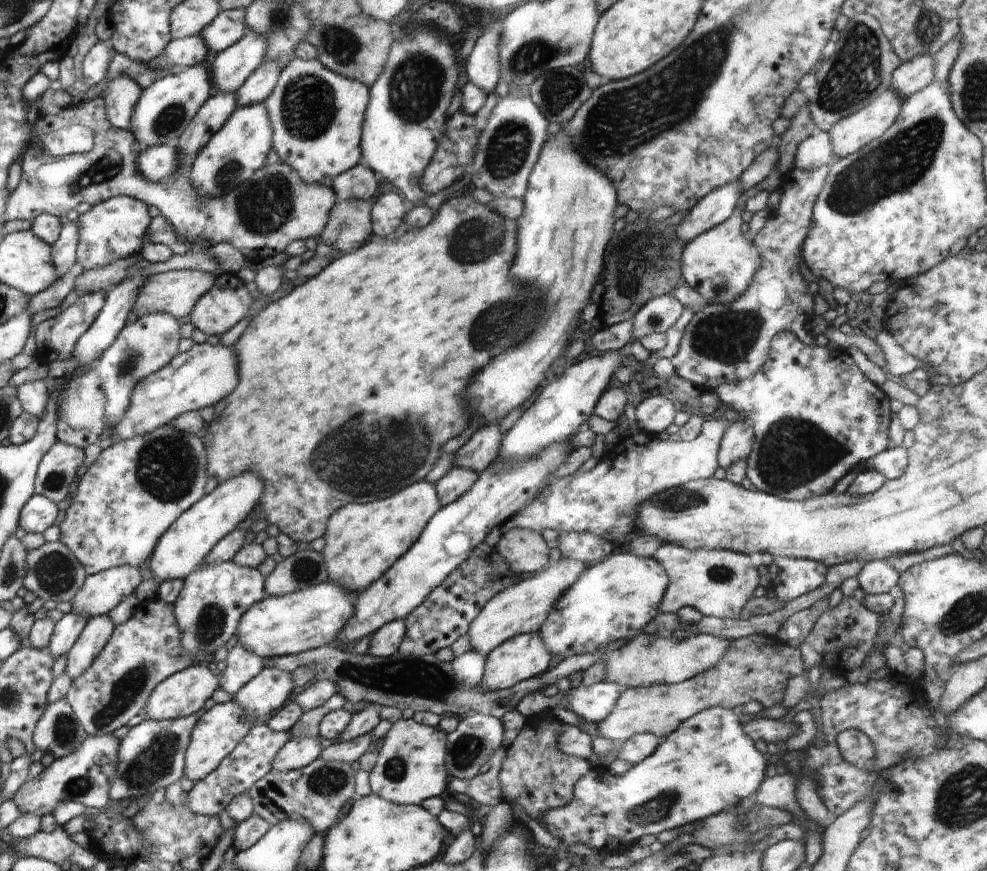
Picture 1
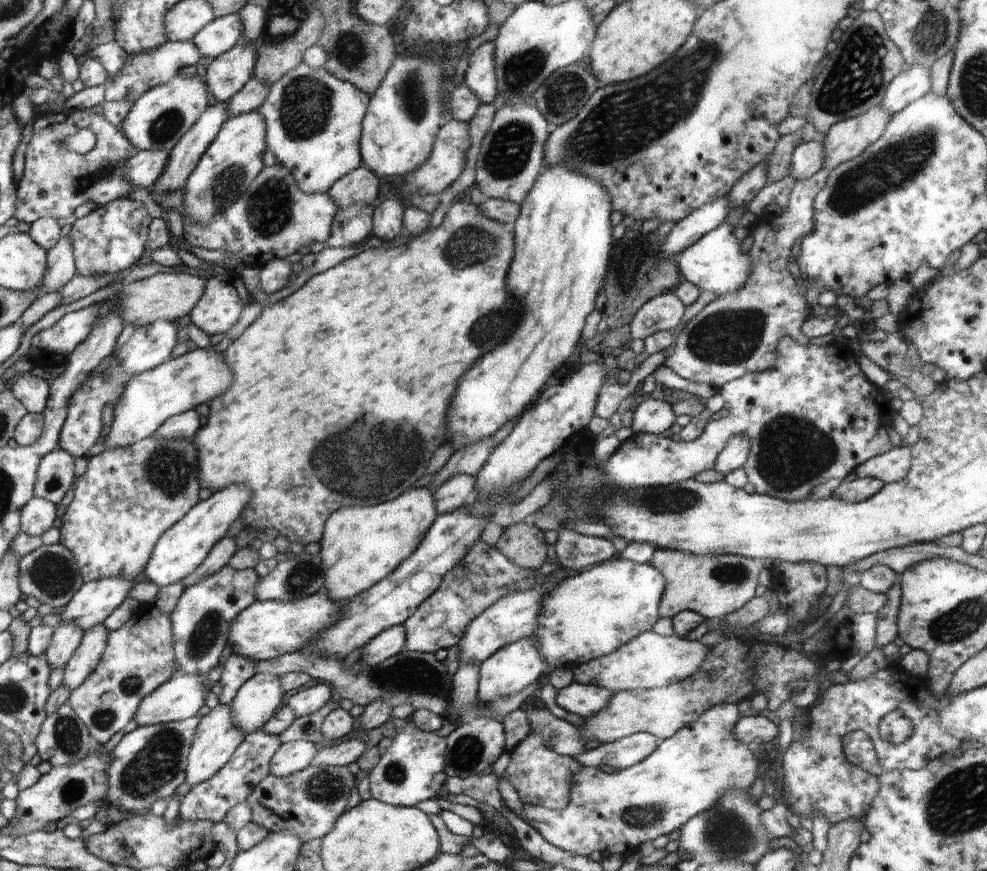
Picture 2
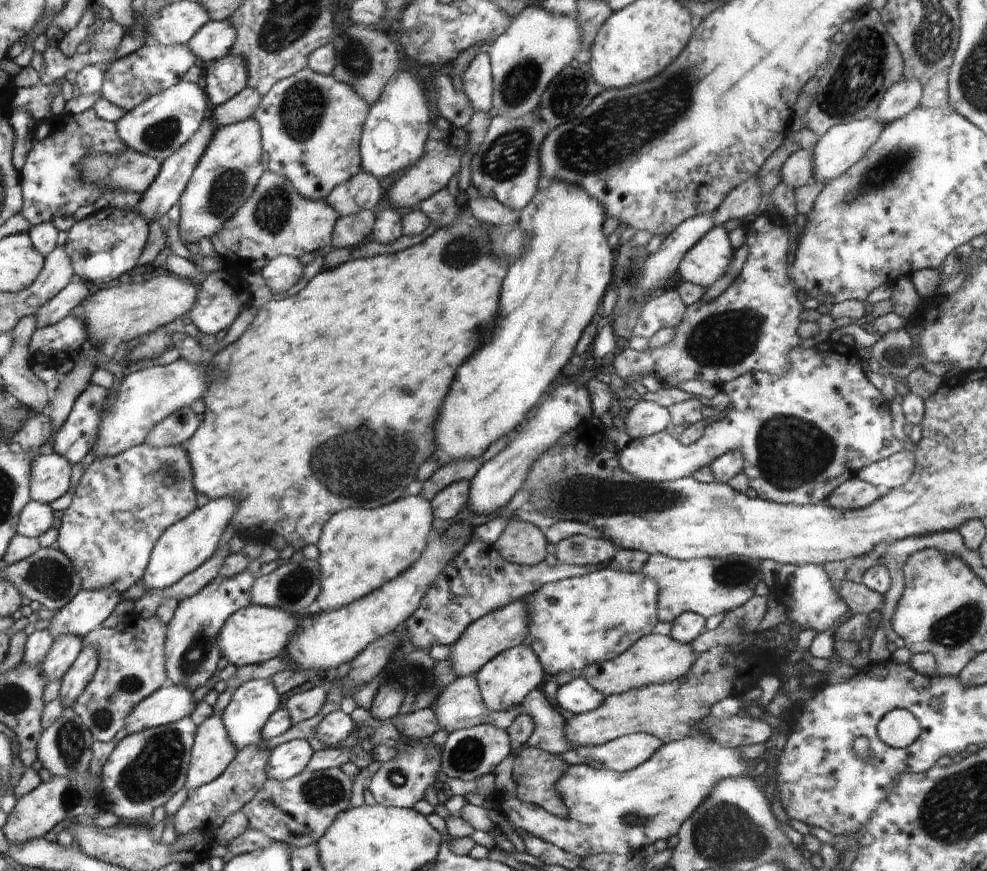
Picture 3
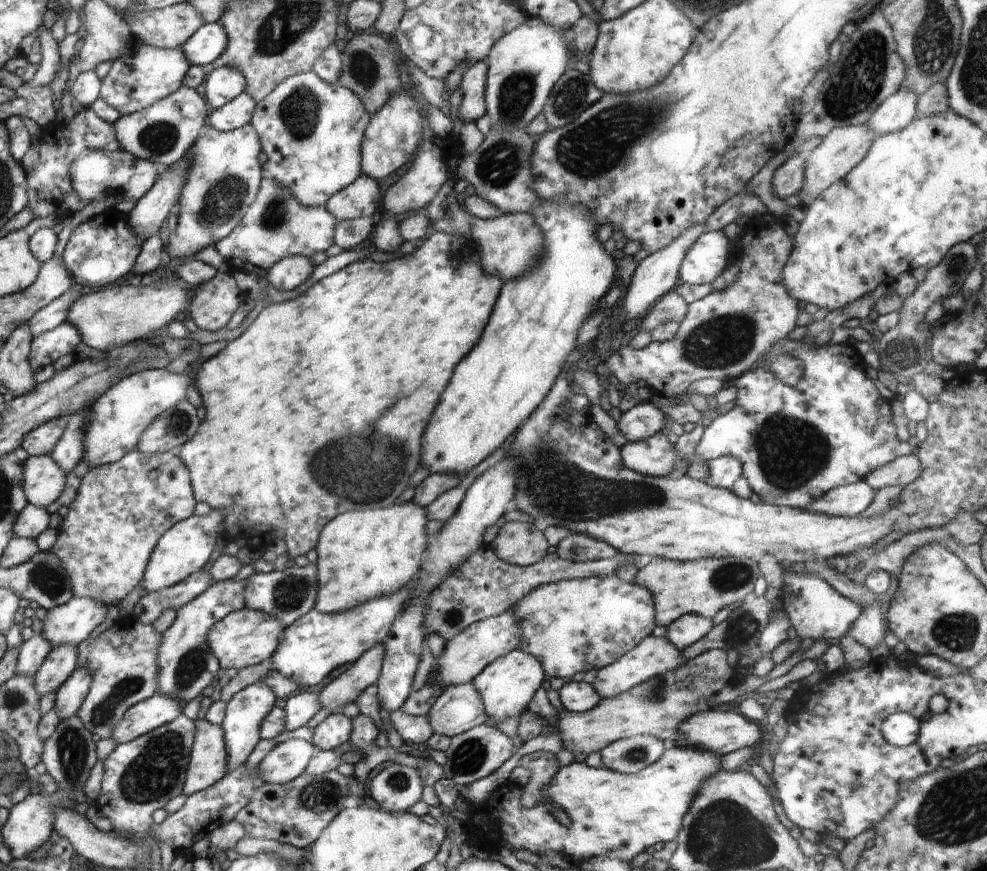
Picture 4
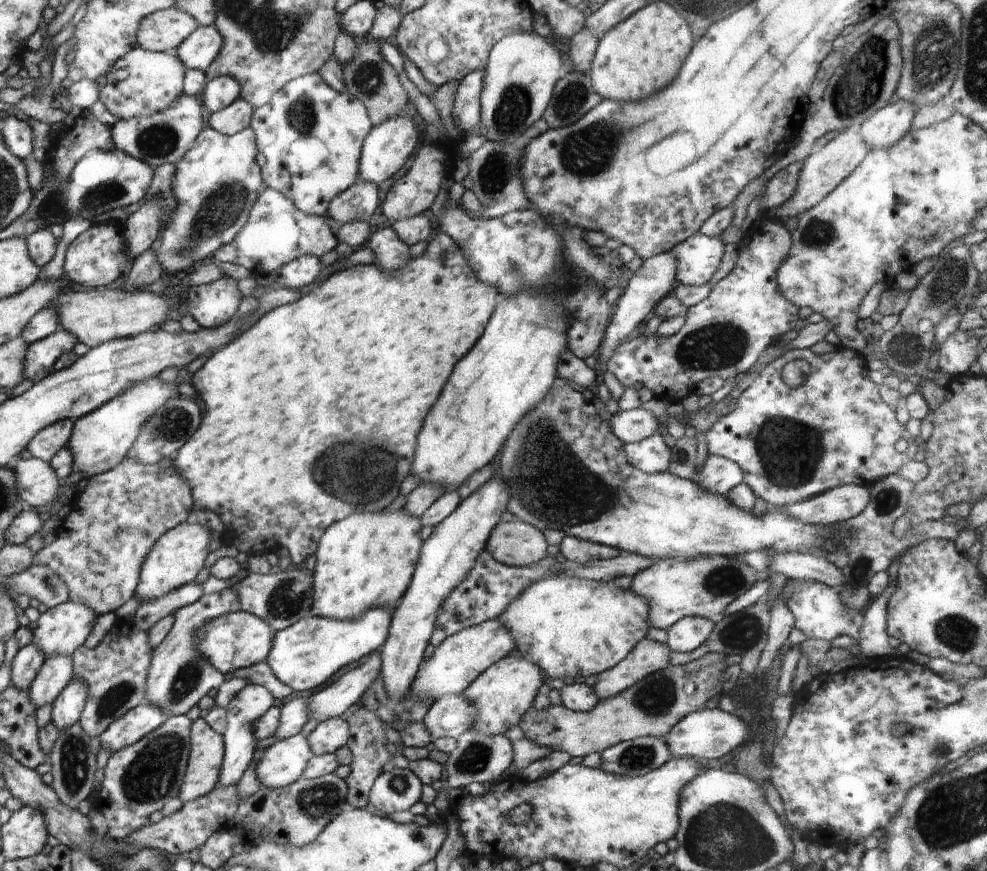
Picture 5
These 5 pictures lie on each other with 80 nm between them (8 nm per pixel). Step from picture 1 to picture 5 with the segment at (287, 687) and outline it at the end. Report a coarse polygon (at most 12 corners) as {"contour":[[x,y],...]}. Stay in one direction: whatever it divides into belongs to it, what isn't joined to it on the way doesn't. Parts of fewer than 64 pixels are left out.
{"contour":[[246,684],[225,708],[218,787],[234,787],[255,759],[253,726],[274,699]]}

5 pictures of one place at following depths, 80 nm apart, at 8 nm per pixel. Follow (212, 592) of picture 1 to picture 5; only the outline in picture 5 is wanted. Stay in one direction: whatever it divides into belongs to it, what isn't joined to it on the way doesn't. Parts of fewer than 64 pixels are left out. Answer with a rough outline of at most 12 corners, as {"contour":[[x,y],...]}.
{"contour":[[234,587],[180,607],[154,650],[146,700],[185,715],[222,674],[198,628],[241,610]]}

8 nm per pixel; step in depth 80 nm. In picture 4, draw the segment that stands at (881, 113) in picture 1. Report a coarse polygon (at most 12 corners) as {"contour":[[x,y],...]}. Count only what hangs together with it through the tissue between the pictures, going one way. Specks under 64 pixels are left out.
{"contour":[[866,124],[833,128],[805,156],[810,199],[842,180],[876,136]]}

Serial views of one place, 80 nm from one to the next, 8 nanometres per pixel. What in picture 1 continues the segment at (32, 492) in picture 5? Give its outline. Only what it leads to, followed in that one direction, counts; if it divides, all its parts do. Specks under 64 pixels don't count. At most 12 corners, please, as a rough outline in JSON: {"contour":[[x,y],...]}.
{"contour":[[57,441],[39,464],[35,493],[58,505],[82,450]]}

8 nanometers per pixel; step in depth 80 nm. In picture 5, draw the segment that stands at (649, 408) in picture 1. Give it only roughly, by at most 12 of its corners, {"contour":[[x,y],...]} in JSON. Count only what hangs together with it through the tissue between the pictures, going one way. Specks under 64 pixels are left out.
{"contour":[[647,410],[619,411],[609,420],[624,444],[647,439],[659,427]]}

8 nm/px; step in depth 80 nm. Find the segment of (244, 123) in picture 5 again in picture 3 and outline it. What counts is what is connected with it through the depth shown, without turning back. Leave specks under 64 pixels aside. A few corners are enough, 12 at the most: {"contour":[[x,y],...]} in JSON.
{"contour":[[246,87],[213,107],[216,128],[252,118],[262,95]]}

